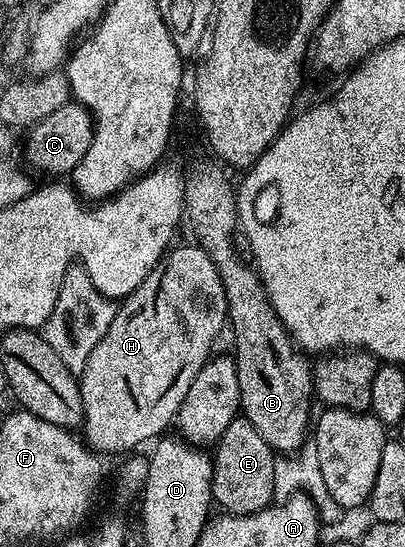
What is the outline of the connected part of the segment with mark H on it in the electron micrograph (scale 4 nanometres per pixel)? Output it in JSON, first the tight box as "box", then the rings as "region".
{"box":[78,243,227,453],"region":[[[189,243],[183,248],[171,247],[148,278],[117,305],[108,334],[100,338],[88,358],[88,366],[84,366],[78,385],[84,402],[84,440],[95,453],[129,453],[134,450],[129,448],[161,437],[169,429],[166,427],[175,423],[180,402],[184,402],[184,394],[188,394],[188,386],[192,386],[192,378],[196,378],[211,359],[214,343],[222,327],[227,327],[226,297],[220,274],[206,251],[197,243]]]}

